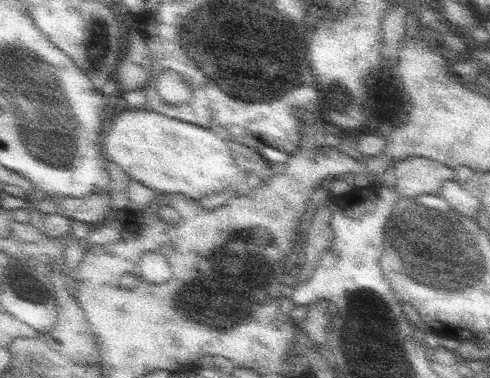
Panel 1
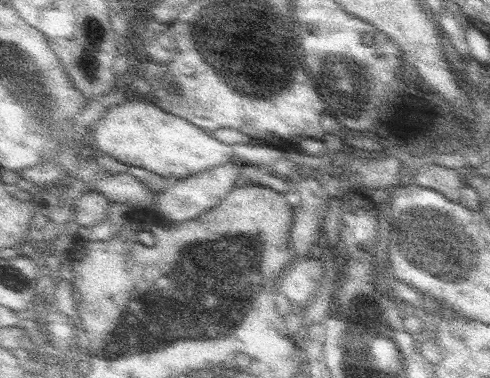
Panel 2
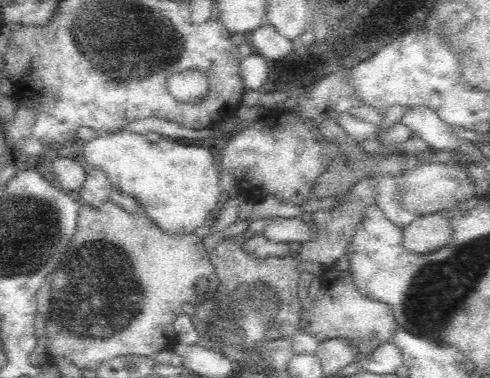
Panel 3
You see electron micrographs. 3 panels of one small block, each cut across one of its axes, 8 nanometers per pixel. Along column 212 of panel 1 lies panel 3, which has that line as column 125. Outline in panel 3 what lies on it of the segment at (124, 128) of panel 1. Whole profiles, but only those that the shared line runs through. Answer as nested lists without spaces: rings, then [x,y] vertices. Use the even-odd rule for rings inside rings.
[[[126,128],[96,134],[90,142],[80,144],[80,154],[88,168],[102,170],[108,176],[112,192],[134,196],[146,210],[146,216],[150,216],[150,220],[166,234],[194,234],[194,230],[206,226],[206,218],[216,212],[222,194],[220,166],[208,148],[170,142],[164,138],[152,144],[148,142],[148,136]]]

